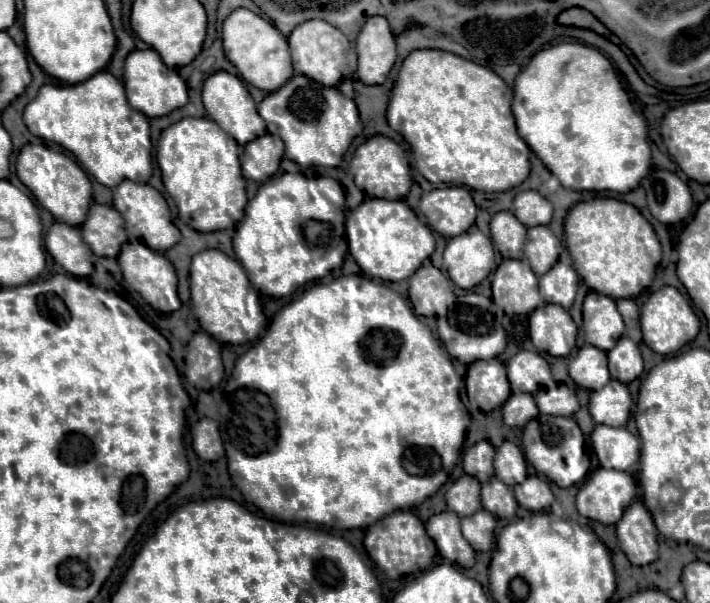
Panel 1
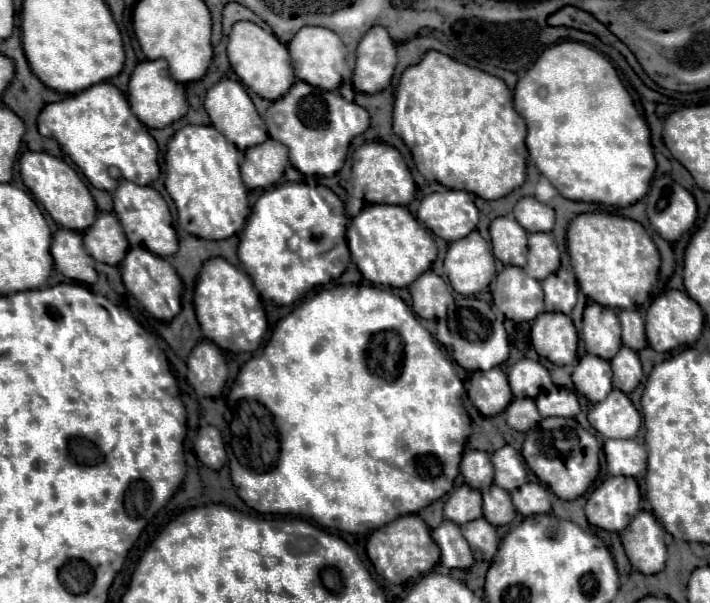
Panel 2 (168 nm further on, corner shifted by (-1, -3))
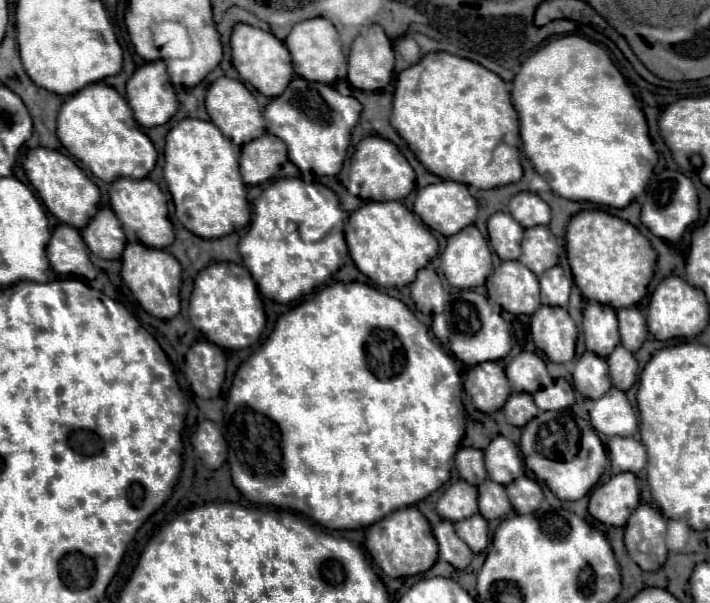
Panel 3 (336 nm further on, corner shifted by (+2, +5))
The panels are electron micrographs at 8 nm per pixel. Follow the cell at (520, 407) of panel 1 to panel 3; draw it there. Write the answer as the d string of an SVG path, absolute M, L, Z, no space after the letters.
M513 393L505 407L503 407L503 413L505 413L505 419L511 423L511 425L517 425L517 427L523 427L527 421L531 421L533 417L537 417L539 409L537 405L533 403L533 397L529 393Z

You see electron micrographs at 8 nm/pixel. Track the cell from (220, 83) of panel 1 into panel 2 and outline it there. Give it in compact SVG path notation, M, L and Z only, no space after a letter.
M222 79L218 81L212 89L208 89L206 93L206 99L204 99L204 107L210 115L210 121L212 125L224 133L224 137L228 141L232 141L240 151L246 151L248 147L252 145L258 145L258 143L264 143L268 139L268 133L266 133L266 125L262 121L262 117L258 115L250 95L246 93L246 89L242 87L242 83L238 81L232 81L232 79Z

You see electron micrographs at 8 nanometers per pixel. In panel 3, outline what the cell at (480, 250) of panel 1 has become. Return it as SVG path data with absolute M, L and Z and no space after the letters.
M475 225L447 239L447 247L441 253L441 269L447 281L459 289L471 289L485 283L493 269L491 251Z

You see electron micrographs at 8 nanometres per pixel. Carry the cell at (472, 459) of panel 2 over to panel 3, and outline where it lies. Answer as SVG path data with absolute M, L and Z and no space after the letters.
M461 447L455 455L455 465L457 465L461 479L469 481L471 485L481 485L481 481L487 479L483 451L475 447Z

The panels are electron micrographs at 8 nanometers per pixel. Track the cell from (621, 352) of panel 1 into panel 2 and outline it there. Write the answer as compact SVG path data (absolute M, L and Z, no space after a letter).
M620 347L620 353L616 353L616 357L610 363L614 373L612 385L624 393L632 393L644 375L638 353L628 347Z

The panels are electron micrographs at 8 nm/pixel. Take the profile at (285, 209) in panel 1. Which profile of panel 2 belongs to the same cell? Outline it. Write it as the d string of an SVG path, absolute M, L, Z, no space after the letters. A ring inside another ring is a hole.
M288 181L272 186L256 201L239 235L240 266L254 279L254 287L262 299L274 301L276 305L292 305L316 285L330 283L344 273L350 263L347 223L344 203L324 185ZM340 233L344 233L341 239ZM292 235L300 239L294 251L288 249Z

